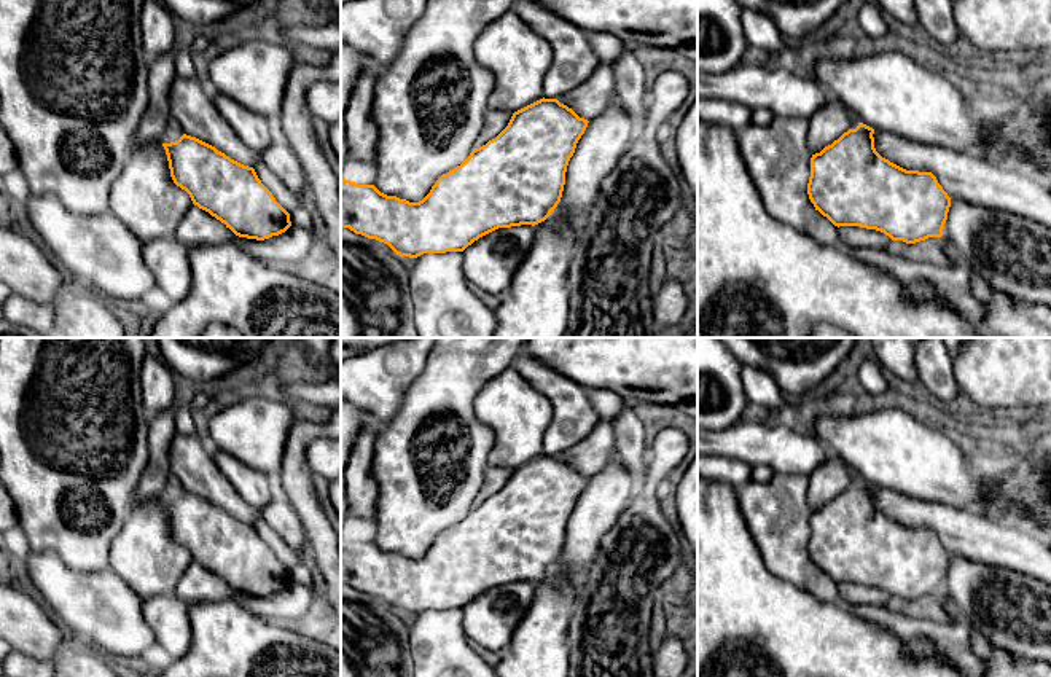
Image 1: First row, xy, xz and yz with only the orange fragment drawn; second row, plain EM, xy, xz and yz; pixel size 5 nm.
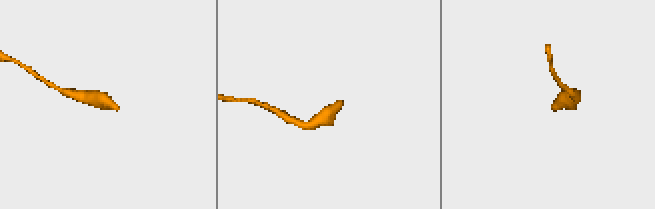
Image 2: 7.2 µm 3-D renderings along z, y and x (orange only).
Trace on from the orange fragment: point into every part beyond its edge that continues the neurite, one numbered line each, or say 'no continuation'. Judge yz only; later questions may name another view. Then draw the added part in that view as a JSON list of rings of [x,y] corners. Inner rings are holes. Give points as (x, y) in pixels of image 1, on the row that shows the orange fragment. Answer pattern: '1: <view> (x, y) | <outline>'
1: yz (828, 123) | [[[828,94],[828,102],[809,119],[806,145],[811,155],[820,153],[825,147],[838,140],[857,116],[836,96]]]

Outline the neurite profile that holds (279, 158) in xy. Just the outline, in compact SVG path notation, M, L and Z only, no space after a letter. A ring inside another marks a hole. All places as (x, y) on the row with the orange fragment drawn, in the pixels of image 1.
M274 137L261 153L261 162L303 202L301 193L309 186L306 174L295 151L283 139Z

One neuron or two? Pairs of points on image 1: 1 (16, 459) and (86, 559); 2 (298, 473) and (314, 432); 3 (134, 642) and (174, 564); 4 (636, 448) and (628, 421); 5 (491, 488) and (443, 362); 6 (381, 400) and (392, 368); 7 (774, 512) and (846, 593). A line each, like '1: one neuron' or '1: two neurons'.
1: one neuron
2: one neuron
3: two neurons
4: one neuron
5: two neurons
6: one neuron
7: two neurons

